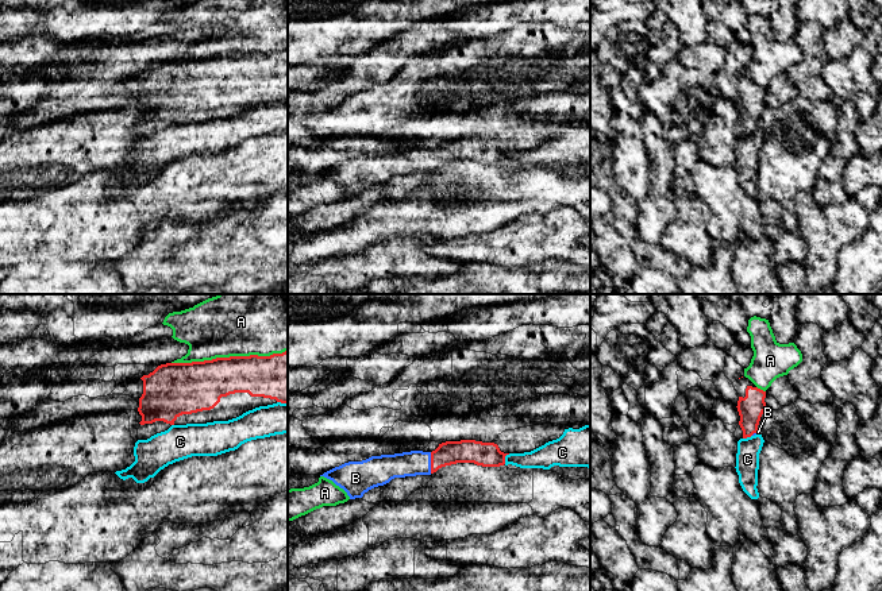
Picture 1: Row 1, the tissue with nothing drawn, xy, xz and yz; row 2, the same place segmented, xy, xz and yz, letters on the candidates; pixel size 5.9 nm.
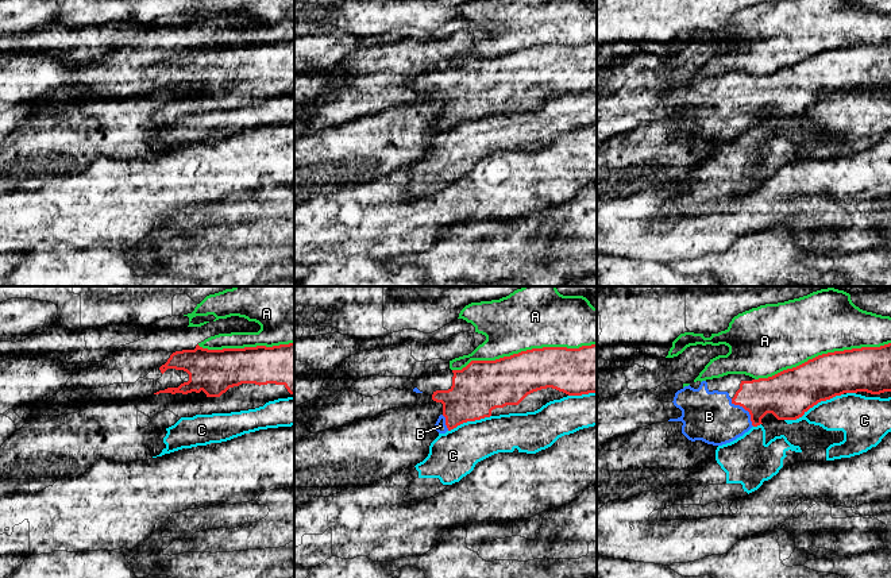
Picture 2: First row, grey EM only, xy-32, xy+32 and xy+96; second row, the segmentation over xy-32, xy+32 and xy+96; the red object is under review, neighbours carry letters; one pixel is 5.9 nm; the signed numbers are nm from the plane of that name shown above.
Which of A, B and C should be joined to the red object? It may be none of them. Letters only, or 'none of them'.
B

